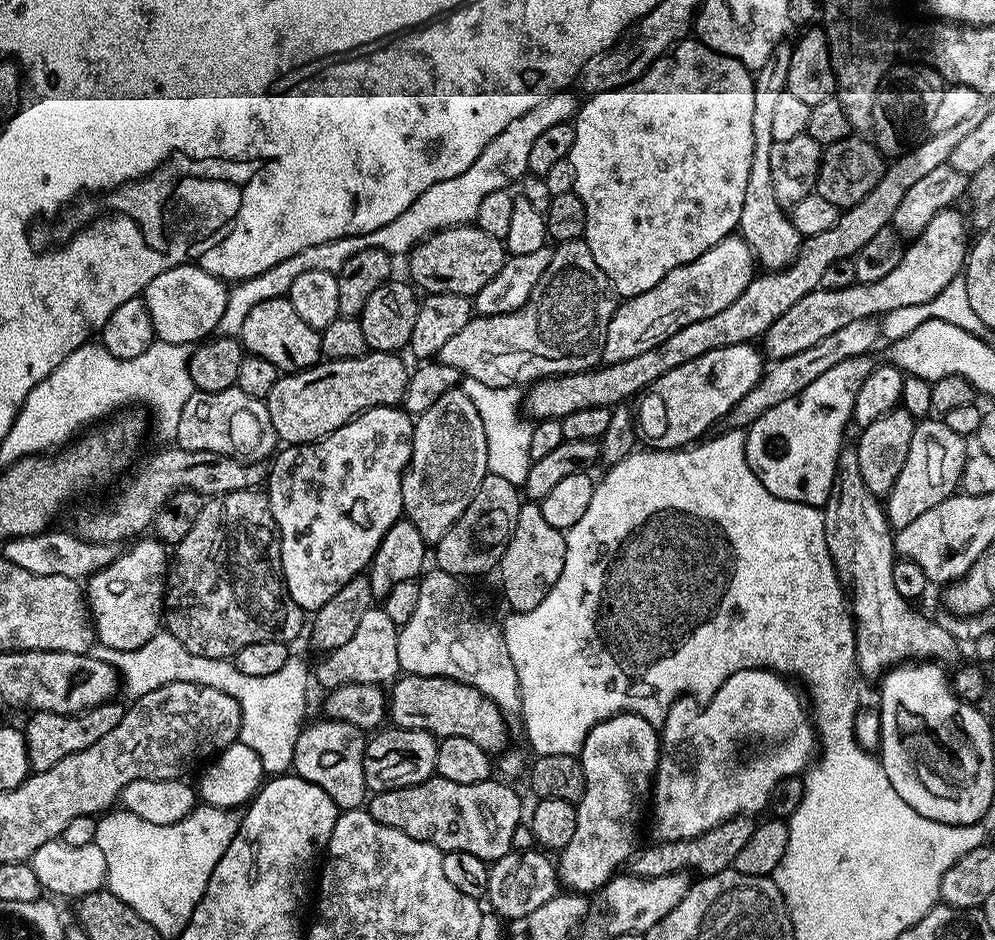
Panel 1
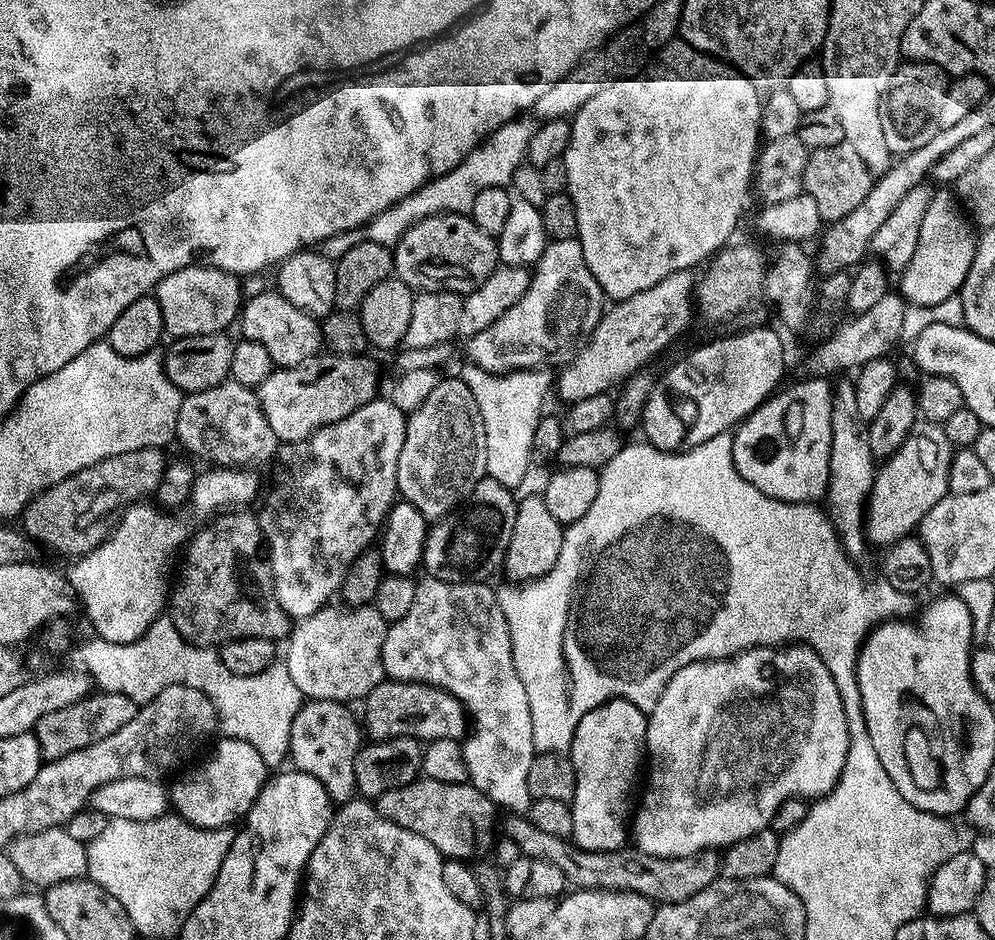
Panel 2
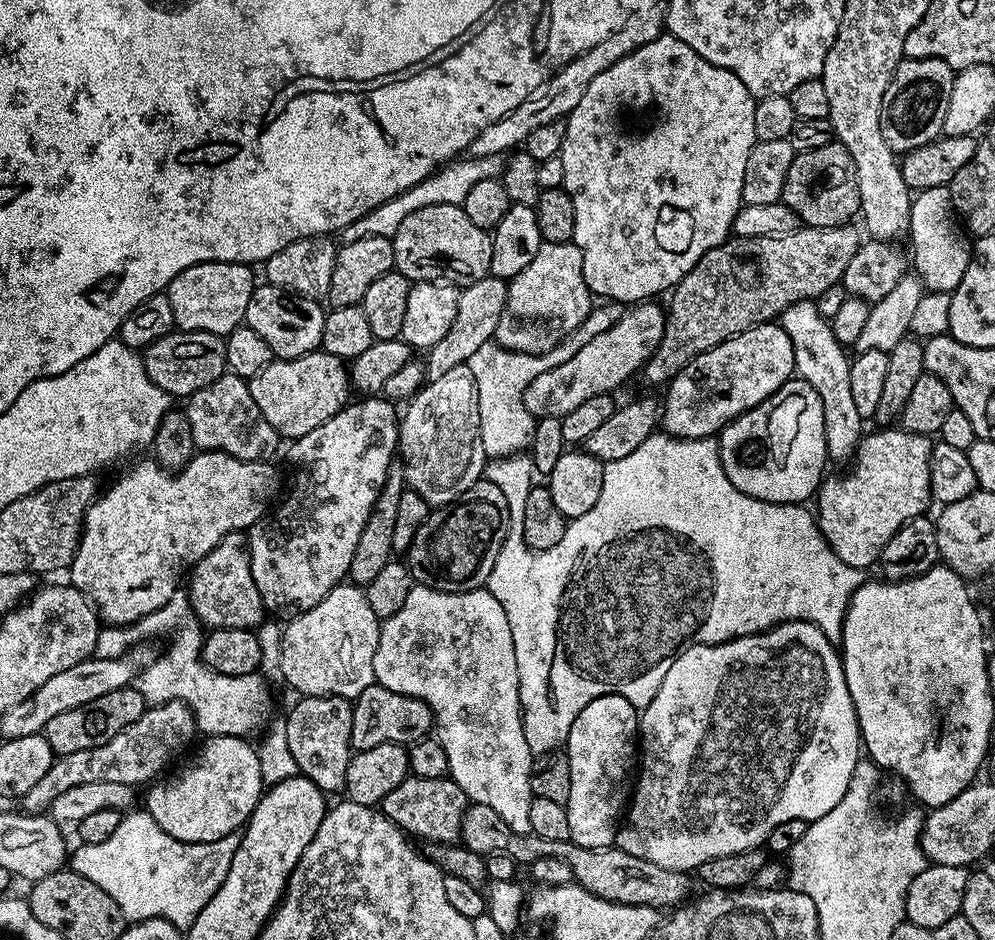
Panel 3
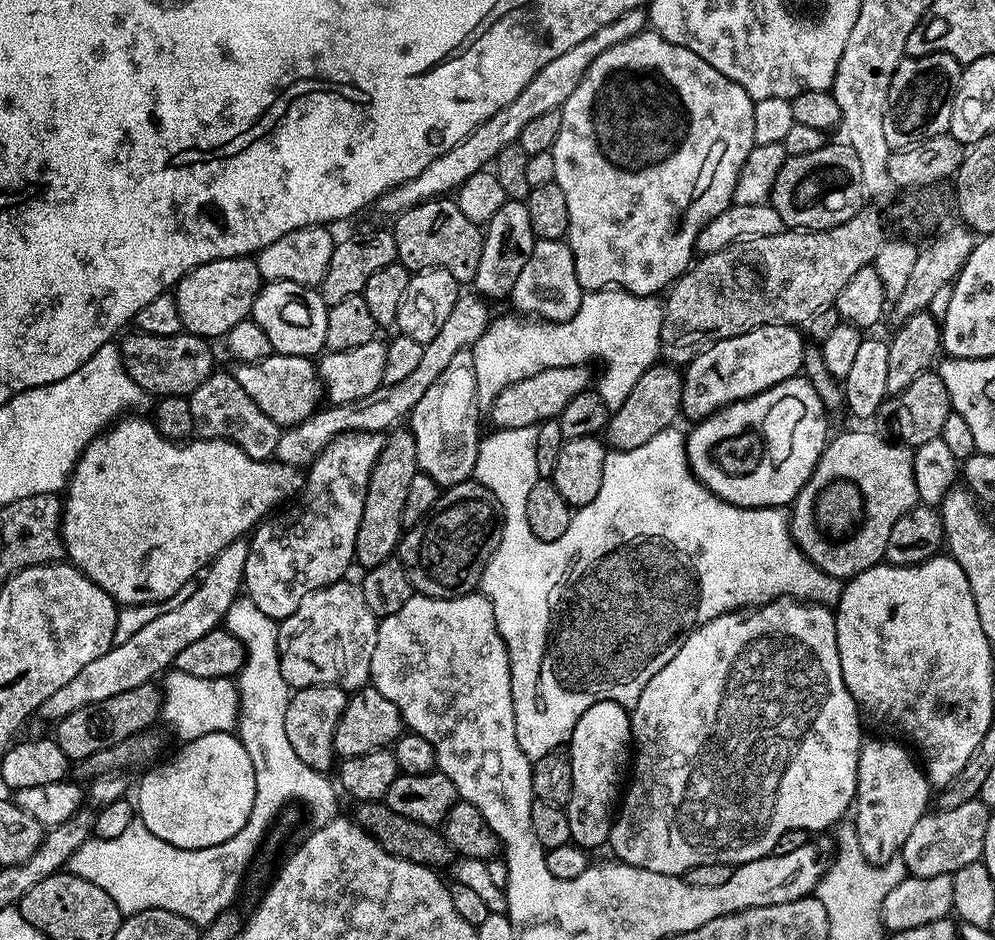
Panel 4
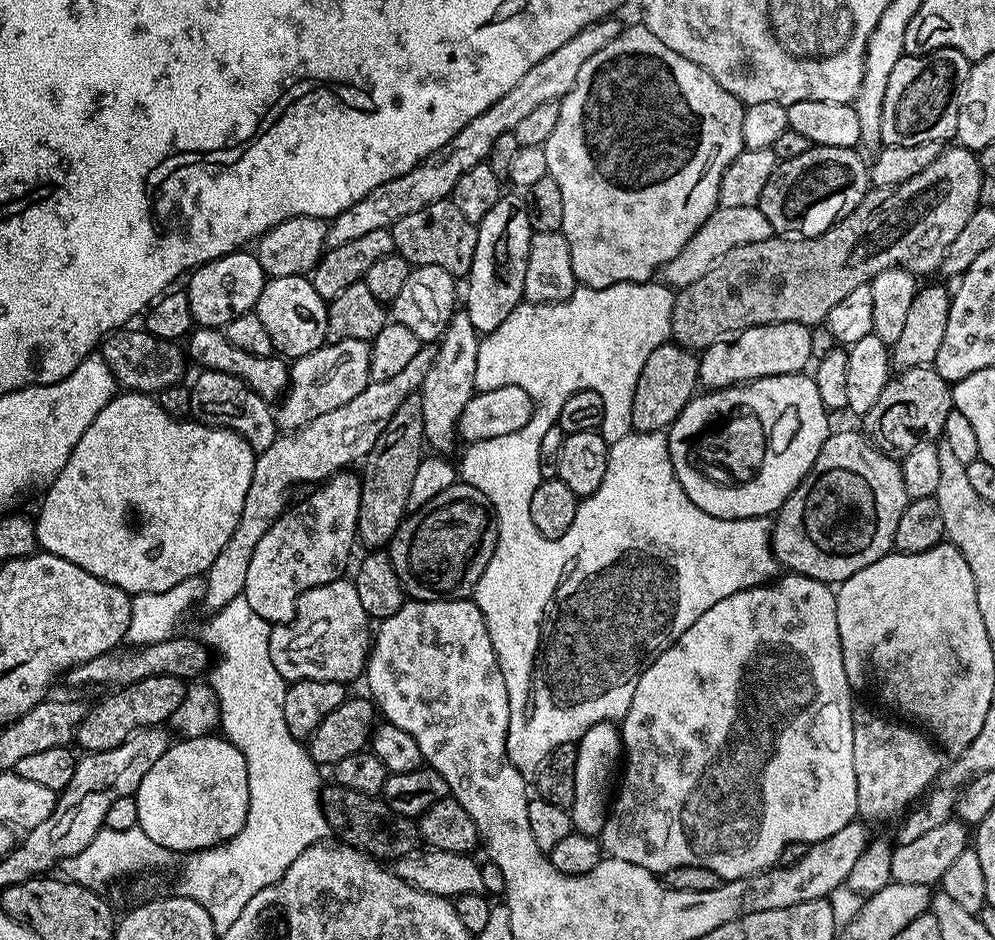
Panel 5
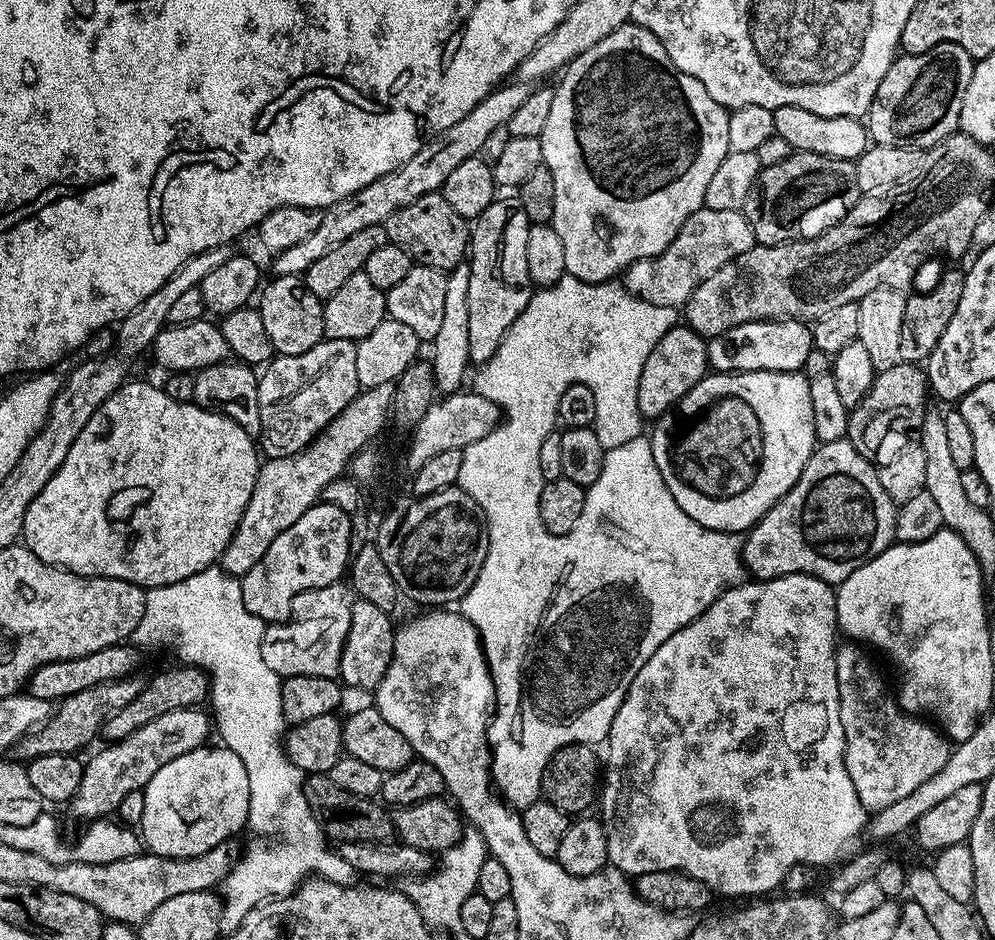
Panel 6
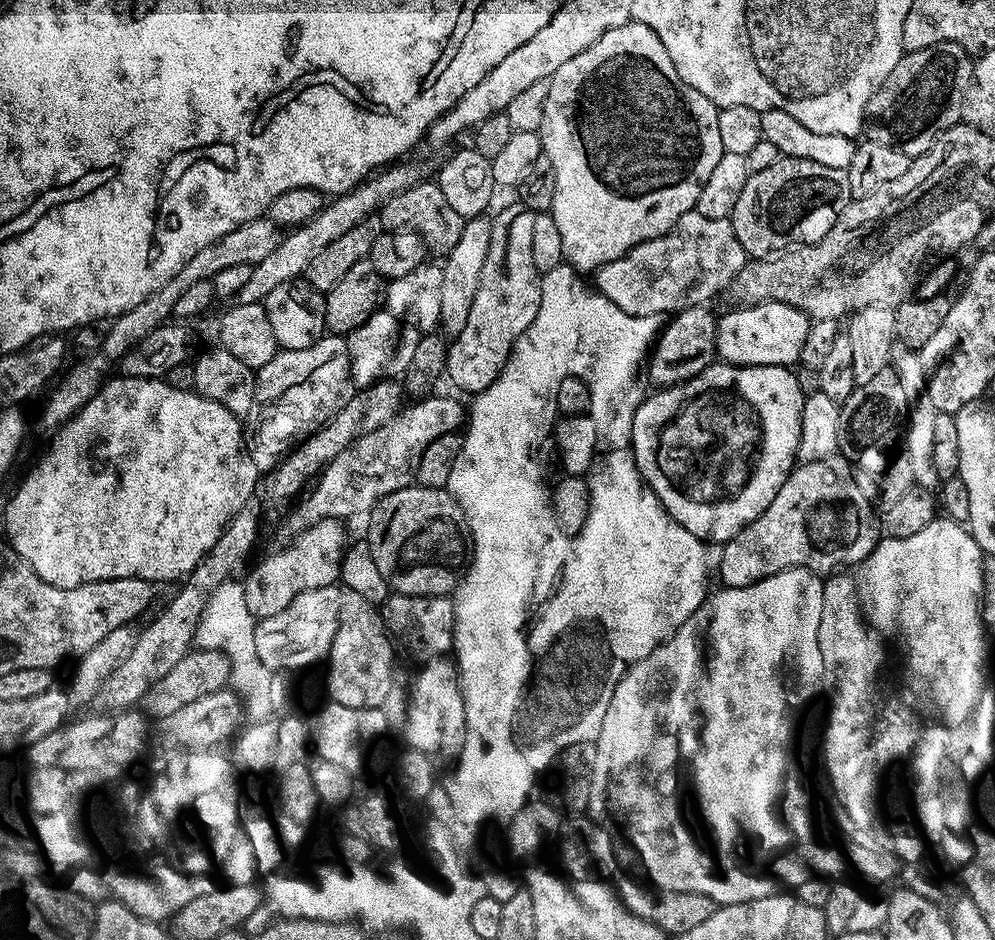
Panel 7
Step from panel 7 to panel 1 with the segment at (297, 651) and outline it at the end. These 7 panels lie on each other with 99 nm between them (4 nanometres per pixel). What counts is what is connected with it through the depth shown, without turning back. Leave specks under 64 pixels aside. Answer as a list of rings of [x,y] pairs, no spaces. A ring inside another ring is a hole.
[[[373,606],[366,610],[362,622],[358,622],[358,630],[354,630],[354,638],[344,646],[338,646],[333,652],[327,653],[324,660],[314,668],[314,680],[331,690],[343,684],[379,684],[387,685],[401,675],[398,662],[398,625],[390,622],[383,607]]]

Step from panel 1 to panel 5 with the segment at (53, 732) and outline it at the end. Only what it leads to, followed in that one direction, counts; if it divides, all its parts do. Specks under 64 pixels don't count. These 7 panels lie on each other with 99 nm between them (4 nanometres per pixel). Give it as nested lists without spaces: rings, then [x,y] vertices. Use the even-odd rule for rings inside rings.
[[[158,674],[150,678],[142,678],[142,682],[134,682],[125,688],[109,691],[105,700],[97,702],[84,713],[80,729],[76,731],[75,743],[84,747],[85,753],[114,750],[114,746],[122,746],[142,728],[155,728],[169,723],[178,706],[182,705],[189,685],[178,678],[170,678],[170,674]]]

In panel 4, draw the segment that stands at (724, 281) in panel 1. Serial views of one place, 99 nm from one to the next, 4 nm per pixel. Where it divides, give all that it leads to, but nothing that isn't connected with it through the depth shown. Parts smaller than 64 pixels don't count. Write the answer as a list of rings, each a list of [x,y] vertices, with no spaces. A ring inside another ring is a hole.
[[[584,366],[574,368],[547,368],[538,374],[530,374],[530,378],[522,378],[512,385],[506,386],[496,398],[490,409],[492,420],[497,429],[530,427],[541,425],[545,420],[560,417],[566,410],[566,402],[574,398],[574,394],[585,391],[588,384],[589,369]]]

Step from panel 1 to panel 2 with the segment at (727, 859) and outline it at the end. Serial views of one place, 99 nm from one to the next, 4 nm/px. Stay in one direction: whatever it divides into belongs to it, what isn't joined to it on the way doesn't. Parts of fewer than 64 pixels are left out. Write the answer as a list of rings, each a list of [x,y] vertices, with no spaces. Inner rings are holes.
[[[505,815],[503,835],[511,838],[518,846],[521,856],[532,860],[550,862],[550,866],[558,866],[562,870],[565,881],[573,889],[597,888],[611,892],[633,892],[642,894],[647,900],[661,904],[677,904],[686,902],[686,898],[694,898],[698,890],[706,890],[714,881],[721,879],[720,857],[716,850],[695,852],[689,856],[678,858],[662,858],[636,851],[635,847],[615,848],[612,852],[590,852],[580,848],[571,839],[563,840],[554,834],[546,834],[538,830],[527,815]]]

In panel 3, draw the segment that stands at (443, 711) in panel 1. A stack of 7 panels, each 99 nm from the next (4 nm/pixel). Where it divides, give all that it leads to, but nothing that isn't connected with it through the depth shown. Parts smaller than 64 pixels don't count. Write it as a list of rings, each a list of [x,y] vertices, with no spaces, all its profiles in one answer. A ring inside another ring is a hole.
[[[378,683],[366,686],[366,690],[362,690],[362,694],[356,696],[352,705],[350,742],[356,752],[370,750],[373,746],[383,744],[411,746],[416,741],[425,739],[433,728],[432,711],[424,700],[386,690],[386,686]]]

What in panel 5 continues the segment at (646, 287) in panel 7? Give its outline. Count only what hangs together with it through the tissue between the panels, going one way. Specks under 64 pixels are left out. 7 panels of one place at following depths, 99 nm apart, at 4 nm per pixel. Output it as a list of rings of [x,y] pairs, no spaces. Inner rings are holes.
[[[718,206],[710,214],[710,218],[706,218],[706,222],[702,222],[702,226],[694,230],[690,242],[686,242],[682,250],[678,250],[678,255],[664,264],[663,283],[673,290],[690,286],[690,282],[698,282],[698,278],[702,278],[702,274],[706,274],[706,270],[717,264],[723,256],[730,254],[730,250],[738,246],[746,246],[750,242],[766,242],[773,239],[773,236],[770,222],[767,221],[766,214],[762,214],[760,207],[726,206],[722,208]]]

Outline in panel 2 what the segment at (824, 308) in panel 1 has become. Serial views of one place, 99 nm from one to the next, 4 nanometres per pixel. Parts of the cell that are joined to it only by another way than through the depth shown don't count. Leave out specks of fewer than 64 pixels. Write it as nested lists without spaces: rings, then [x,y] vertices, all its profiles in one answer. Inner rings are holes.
[[[948,190],[937,191],[930,206],[926,206],[926,218],[922,218],[922,226],[918,230],[918,250],[914,250],[914,258],[910,258],[898,276],[899,295],[909,305],[918,308],[934,306],[959,293],[966,282],[966,274],[970,274],[970,262],[974,262],[978,236],[972,231],[973,225],[955,195]]]

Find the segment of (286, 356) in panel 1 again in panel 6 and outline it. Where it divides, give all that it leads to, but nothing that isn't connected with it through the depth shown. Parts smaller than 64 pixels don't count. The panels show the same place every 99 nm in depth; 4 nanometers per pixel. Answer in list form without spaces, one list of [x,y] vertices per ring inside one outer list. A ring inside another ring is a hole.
[[[276,276],[267,284],[268,281],[259,293],[258,307],[266,334],[270,334],[273,353],[282,356],[306,354],[306,350],[324,339],[323,303],[317,296],[310,294],[300,276]]]

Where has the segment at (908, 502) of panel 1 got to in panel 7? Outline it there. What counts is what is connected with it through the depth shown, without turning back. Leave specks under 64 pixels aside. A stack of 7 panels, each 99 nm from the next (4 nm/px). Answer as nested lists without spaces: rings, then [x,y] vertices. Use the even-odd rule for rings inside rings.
[[[843,454],[809,464],[797,463],[786,482],[782,482],[778,494],[774,494],[774,502],[770,502],[763,514],[754,518],[754,522],[746,525],[733,540],[723,545],[724,553],[721,551],[718,556],[718,576],[724,579],[723,587],[741,588],[791,568],[809,568],[817,574],[835,574],[851,569],[851,564],[863,565],[881,539],[881,517],[878,512],[876,516],[875,506],[868,501],[863,486],[852,473],[851,462]]]

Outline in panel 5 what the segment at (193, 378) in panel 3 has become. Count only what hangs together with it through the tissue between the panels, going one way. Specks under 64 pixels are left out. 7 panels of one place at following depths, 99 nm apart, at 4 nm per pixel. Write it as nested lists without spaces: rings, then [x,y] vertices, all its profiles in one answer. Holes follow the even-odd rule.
[[[132,326],[118,328],[108,333],[99,345],[99,355],[103,356],[106,366],[110,366],[117,385],[123,386],[129,392],[158,394],[166,390],[166,386],[181,383],[185,379],[185,349],[177,341],[159,340],[146,330],[139,331],[135,332]]]

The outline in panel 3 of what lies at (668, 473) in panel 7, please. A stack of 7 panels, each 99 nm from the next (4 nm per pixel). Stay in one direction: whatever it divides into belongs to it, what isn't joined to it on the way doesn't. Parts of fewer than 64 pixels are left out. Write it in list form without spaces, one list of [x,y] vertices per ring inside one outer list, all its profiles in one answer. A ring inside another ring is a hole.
[[[799,378],[787,380],[770,398],[748,412],[743,412],[720,429],[718,443],[726,478],[730,478],[730,482],[734,482],[734,486],[738,486],[742,494],[750,494],[750,498],[765,500],[771,504],[803,505],[815,497],[826,476],[824,464],[829,463],[829,458],[822,422],[822,402],[814,389]]]

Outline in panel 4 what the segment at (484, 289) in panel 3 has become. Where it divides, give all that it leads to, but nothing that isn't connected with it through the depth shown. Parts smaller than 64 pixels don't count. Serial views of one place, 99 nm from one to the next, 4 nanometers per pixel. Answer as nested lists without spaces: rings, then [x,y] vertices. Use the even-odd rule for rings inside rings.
[[[461,294],[458,302],[454,302],[454,310],[450,310],[442,330],[438,330],[438,334],[434,334],[432,341],[424,345],[418,366],[411,371],[409,376],[402,378],[402,382],[385,384],[376,388],[374,394],[349,404],[321,407],[300,424],[285,427],[280,433],[275,459],[282,464],[307,466],[315,460],[317,454],[324,451],[324,447],[341,434],[349,432],[383,433],[385,430],[399,425],[403,421],[400,419],[403,416],[405,419],[414,410],[414,406],[418,406],[422,394],[426,394],[426,390],[430,390],[430,386],[434,386],[438,374],[442,374],[442,370],[446,370],[448,363],[454,359],[454,354],[469,351],[488,329],[490,323],[489,301],[479,294],[471,295]]]

